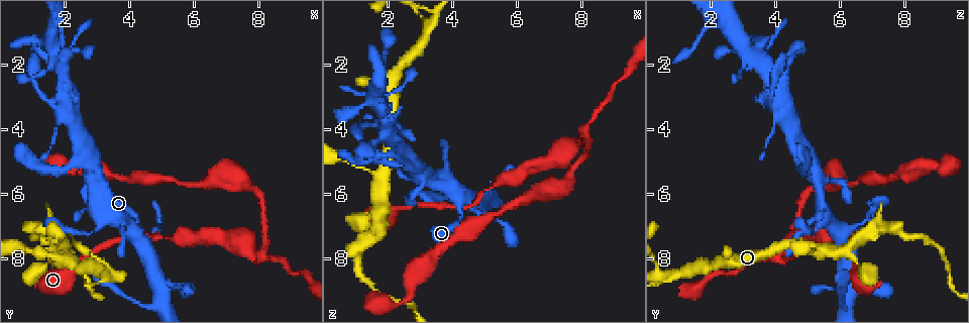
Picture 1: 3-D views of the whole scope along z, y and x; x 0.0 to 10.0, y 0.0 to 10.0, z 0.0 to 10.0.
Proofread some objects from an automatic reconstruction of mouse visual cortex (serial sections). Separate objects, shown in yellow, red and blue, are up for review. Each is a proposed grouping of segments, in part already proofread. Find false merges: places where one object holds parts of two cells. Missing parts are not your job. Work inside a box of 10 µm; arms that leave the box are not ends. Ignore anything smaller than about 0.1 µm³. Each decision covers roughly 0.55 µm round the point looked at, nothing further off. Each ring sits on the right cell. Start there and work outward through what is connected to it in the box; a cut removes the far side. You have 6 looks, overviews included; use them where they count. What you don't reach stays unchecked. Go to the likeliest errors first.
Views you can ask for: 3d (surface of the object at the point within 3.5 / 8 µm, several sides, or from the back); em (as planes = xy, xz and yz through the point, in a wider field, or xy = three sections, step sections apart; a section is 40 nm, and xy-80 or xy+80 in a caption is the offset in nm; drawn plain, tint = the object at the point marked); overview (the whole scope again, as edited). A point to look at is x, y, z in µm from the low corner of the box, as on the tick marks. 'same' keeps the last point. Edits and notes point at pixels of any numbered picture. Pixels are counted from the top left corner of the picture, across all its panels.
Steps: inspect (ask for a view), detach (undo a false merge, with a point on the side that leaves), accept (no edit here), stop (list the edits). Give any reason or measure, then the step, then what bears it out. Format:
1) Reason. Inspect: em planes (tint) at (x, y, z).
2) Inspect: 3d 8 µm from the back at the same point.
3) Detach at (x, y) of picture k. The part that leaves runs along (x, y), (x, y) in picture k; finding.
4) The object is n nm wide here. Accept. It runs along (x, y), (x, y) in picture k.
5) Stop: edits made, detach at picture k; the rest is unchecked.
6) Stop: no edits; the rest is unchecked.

Side arm on a straight run. Inspect: 3d 3.5 µm at (8.00, 8.00, 4.05).

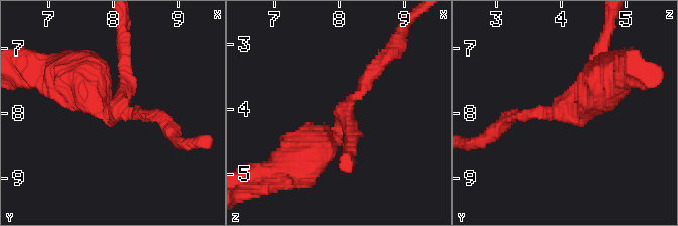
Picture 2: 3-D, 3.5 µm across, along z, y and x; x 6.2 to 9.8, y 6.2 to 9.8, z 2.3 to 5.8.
3 arms meet here; the arms are 200, 200, 600 nm wide; now the EM. Inspect: em xy step 5 (tint) at (8.05, 7.95, 4.05).

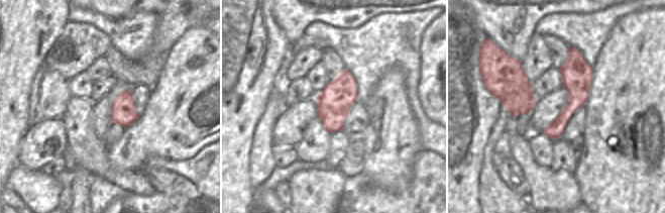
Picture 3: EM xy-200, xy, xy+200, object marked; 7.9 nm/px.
Accept. It runs along (84, 87), (112, 121), (124, 53) in picture 2; all the same cell.

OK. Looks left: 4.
Inspect: 3d 3.5 µm at (1.90, 7.70, 5.40).

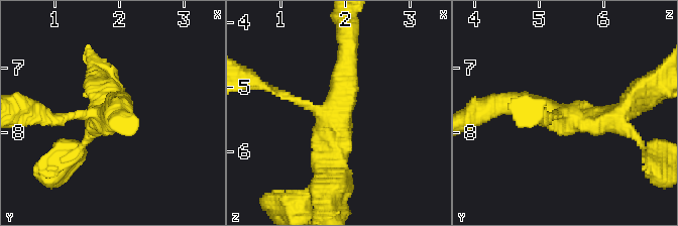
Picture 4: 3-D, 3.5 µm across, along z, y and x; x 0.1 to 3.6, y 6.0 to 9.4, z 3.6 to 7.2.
3 arms meet here; the arms are 150, 300, 350 nm wide; now the EM. Inspect: em planes (tint) at (1.90, 7.70, 5.35).

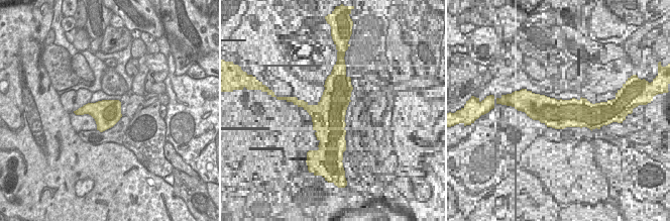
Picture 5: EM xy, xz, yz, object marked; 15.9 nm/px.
Accept. It runs along (347, 46), (335, 139), (338, 174) in picture 4; continuous, no second cell.

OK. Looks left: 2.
Stop: no edits; the rest is unchecked.

